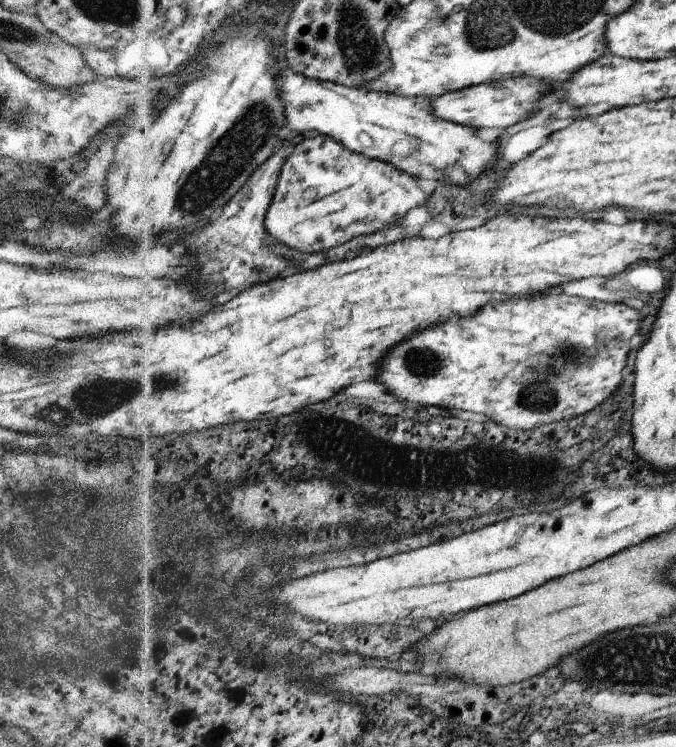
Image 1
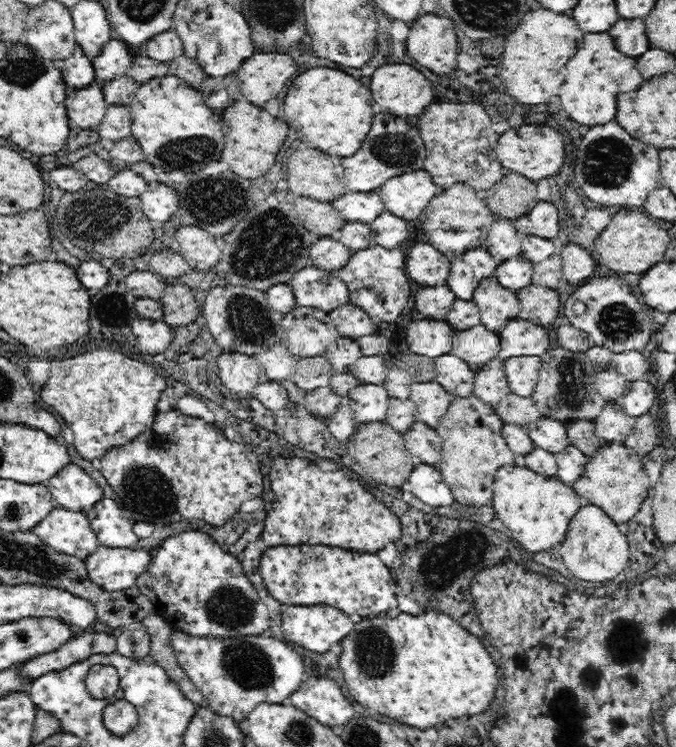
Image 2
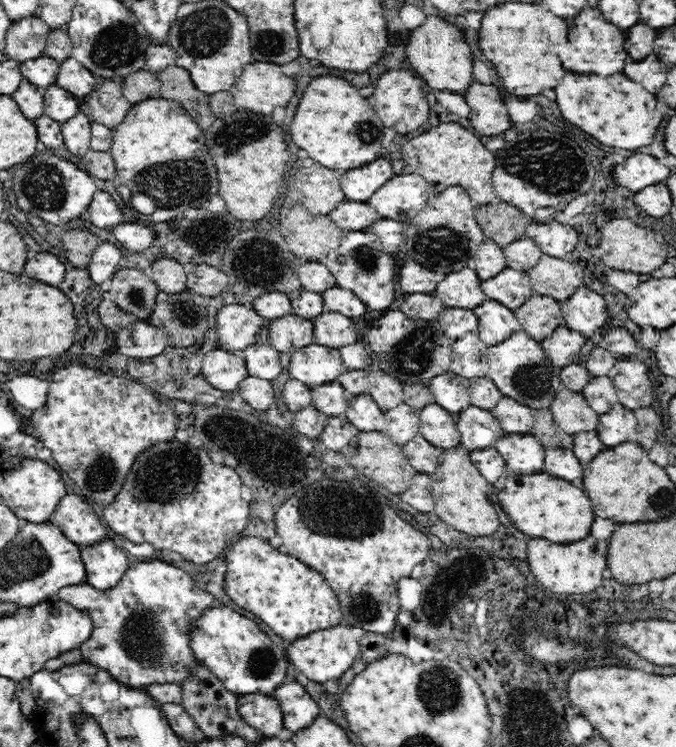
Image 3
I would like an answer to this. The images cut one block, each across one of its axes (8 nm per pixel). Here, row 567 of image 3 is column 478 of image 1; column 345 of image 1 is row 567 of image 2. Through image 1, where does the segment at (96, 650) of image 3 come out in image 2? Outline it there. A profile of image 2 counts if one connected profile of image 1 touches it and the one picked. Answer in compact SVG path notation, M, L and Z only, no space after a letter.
M100 545L85 559L88 578L105 591L135 586L136 578L148 568L152 552L140 546L108 547Z

